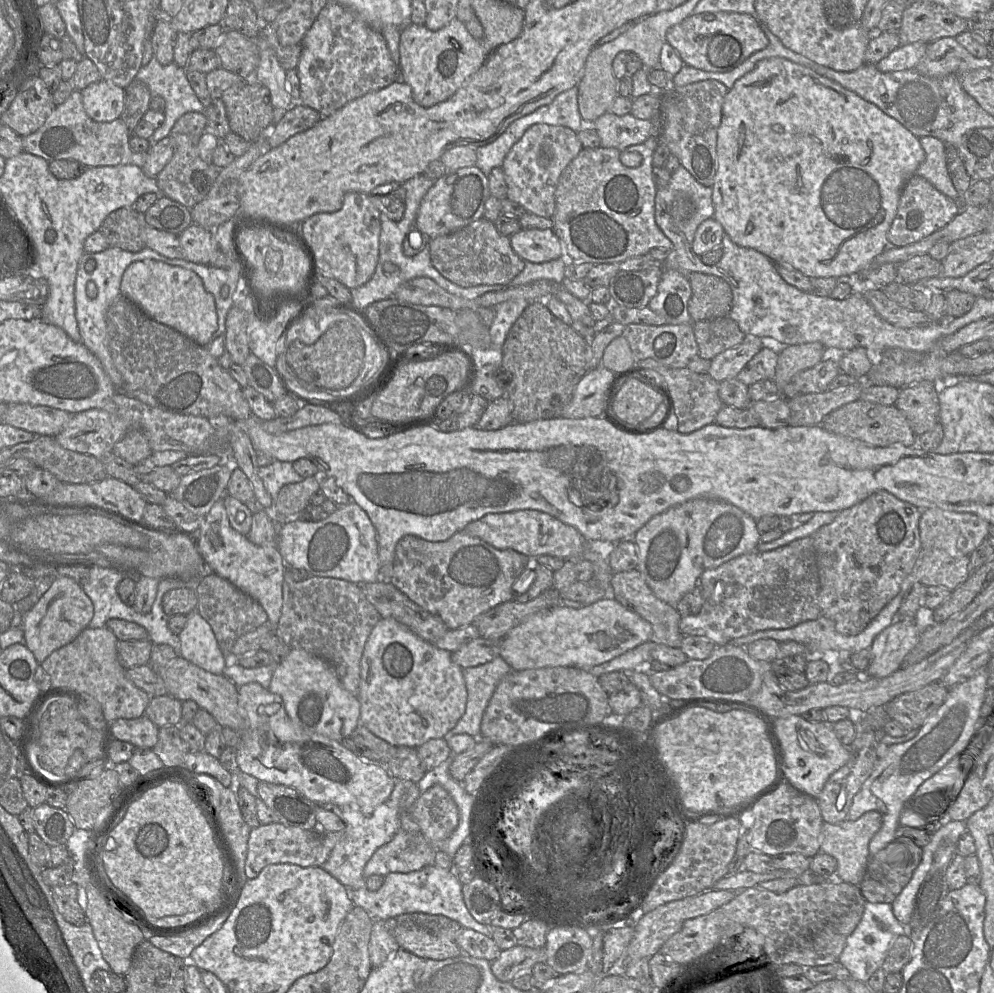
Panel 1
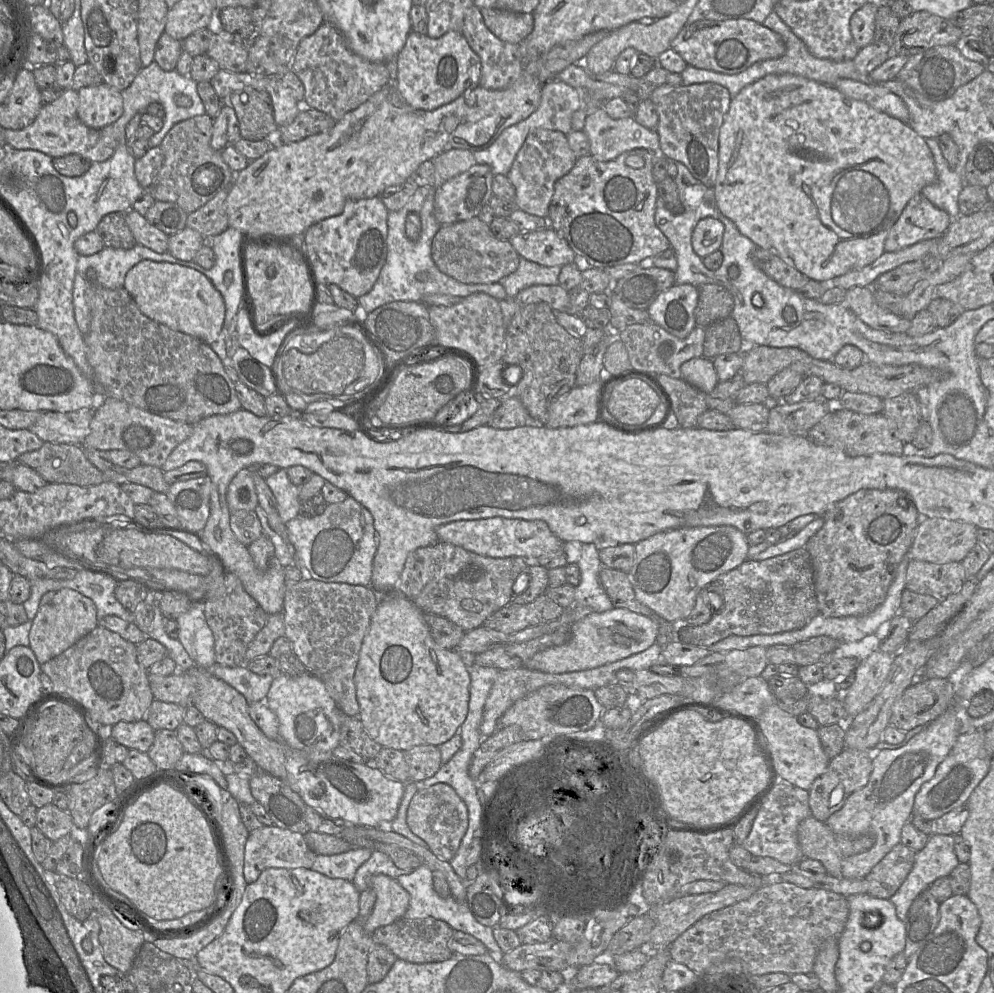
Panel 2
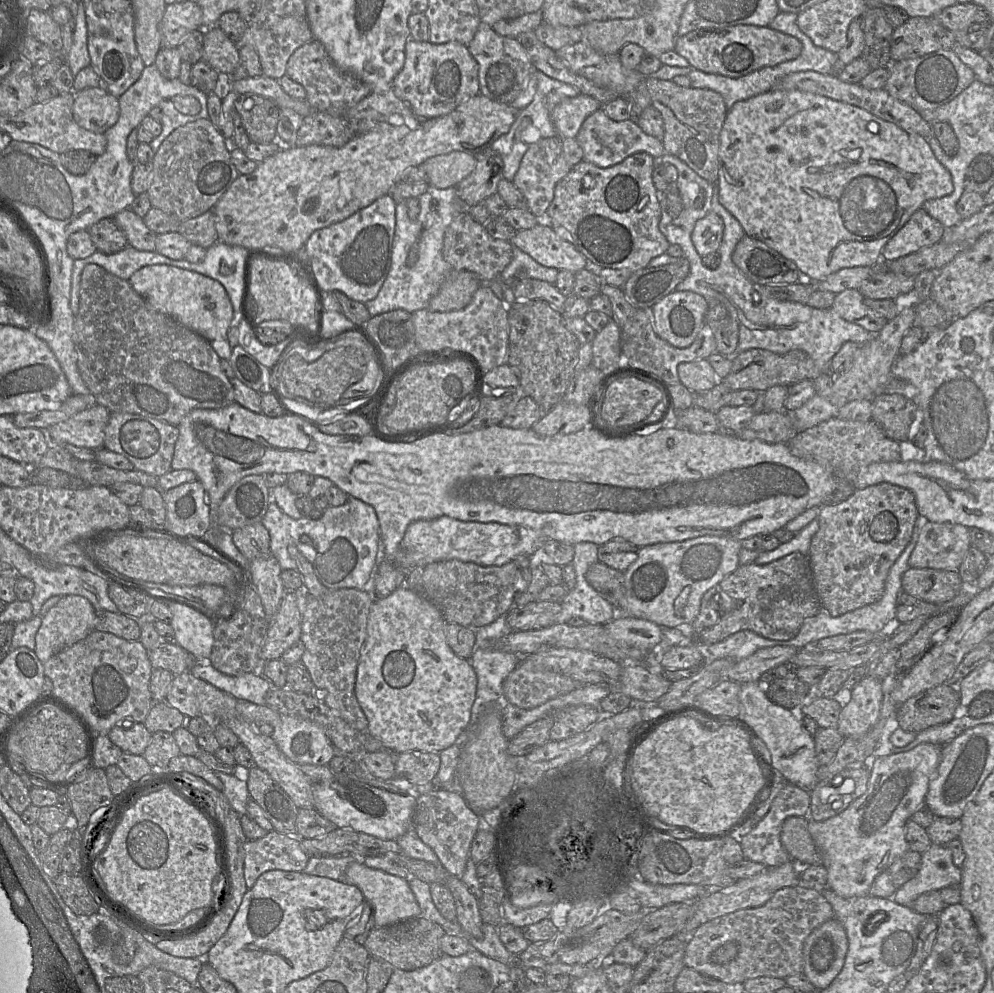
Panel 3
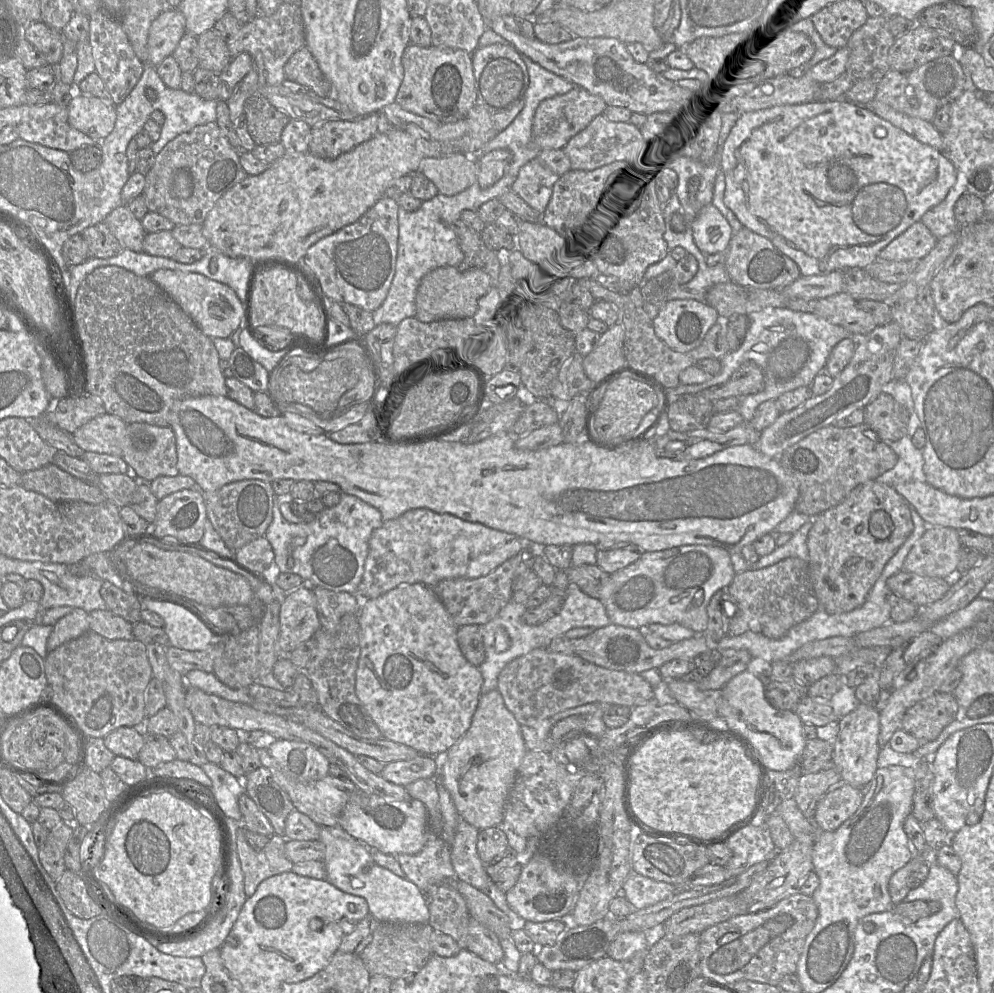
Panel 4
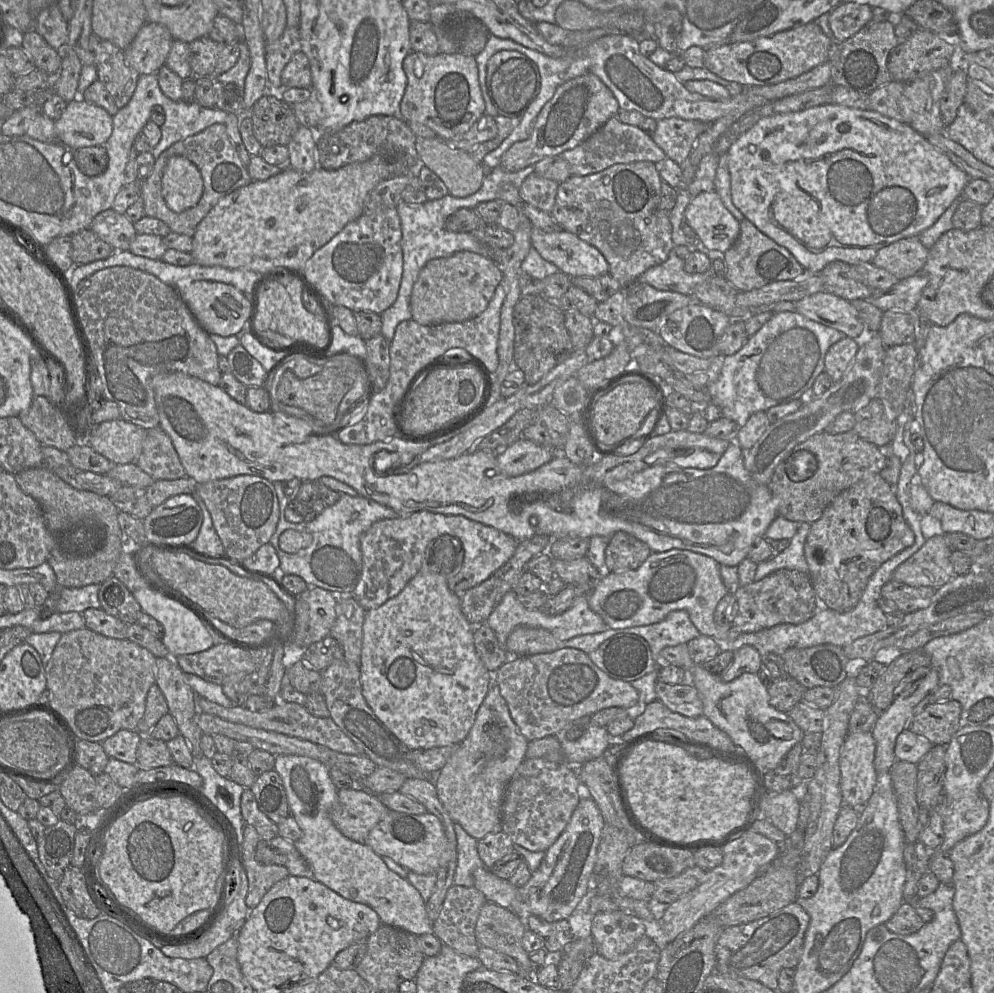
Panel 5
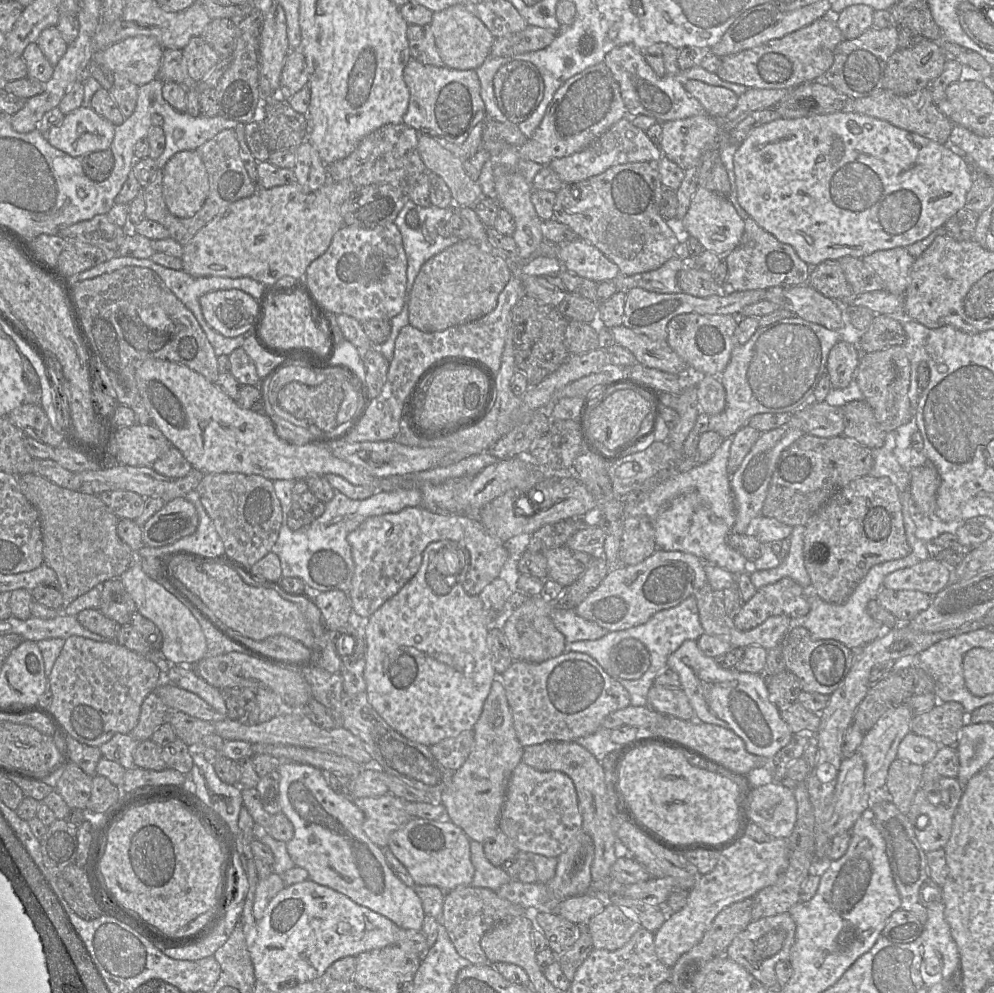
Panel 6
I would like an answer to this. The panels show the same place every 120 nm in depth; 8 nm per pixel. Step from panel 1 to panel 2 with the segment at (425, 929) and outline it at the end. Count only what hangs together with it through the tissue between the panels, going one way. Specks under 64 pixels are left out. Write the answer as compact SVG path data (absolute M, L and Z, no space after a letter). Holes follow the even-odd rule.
M433 917L405 919L382 926L372 933L374 943L385 946L397 958L410 963L430 963L448 960L453 952L448 947L448 940L453 929L444 921Z

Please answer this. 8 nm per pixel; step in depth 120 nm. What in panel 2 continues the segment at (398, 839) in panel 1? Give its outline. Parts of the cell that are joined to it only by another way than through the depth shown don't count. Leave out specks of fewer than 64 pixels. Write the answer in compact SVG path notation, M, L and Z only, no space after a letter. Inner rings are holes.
M373 851L370 858L363 863L356 871L351 881L359 892L369 887L369 879L373 875L384 874L396 879L401 875L409 875L415 869L400 869L392 859L381 851Z

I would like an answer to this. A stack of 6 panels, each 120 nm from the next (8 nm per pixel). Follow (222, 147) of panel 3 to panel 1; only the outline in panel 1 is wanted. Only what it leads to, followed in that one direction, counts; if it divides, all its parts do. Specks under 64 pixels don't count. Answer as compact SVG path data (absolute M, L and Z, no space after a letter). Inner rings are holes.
M204 112L185 113L175 122L169 135L174 154L156 177L162 195L189 209L207 196L219 173L214 164L204 162L199 156L198 143L205 132L206 124L207 118Z

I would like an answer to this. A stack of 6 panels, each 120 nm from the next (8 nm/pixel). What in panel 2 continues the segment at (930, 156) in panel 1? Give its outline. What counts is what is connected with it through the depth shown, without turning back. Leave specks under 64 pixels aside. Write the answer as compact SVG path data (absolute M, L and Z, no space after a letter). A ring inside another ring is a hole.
M927 138L926 143L931 150L935 162L937 180L925 186L922 194L936 207L948 213L953 220L961 214L958 197L965 182L956 168L951 169L945 160L936 138Z

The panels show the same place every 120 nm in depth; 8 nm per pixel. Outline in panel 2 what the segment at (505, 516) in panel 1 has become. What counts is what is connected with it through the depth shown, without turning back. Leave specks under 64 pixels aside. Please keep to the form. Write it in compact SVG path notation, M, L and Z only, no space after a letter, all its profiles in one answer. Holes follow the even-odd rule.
M504 517L454 521L440 525L436 529L436 533L440 542L460 546L465 550L492 558L511 556L537 558L544 554L563 550L563 544L565 543L542 520L523 520Z

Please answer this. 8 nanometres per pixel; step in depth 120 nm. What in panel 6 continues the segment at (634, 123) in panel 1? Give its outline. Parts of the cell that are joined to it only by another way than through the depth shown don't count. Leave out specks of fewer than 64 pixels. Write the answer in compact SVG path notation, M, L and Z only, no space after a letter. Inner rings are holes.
M624 117L602 133L590 145L570 156L555 159L548 166L564 184L572 184L604 173L609 168L626 163L648 162L656 164L663 153L642 129L634 126L630 117Z

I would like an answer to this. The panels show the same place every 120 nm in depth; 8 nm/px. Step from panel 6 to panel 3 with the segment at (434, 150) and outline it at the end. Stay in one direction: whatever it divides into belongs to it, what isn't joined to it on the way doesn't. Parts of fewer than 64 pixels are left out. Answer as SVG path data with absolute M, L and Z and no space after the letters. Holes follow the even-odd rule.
M452 151L425 160L420 166L426 174L426 181L432 187L446 189L456 187L475 168L475 156Z

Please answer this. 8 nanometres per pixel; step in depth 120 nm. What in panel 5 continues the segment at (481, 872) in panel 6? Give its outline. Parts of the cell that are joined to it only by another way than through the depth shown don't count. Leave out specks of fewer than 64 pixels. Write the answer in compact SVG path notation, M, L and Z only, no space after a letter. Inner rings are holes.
M454 822L454 831L457 839L457 866L453 884L474 887L473 872L479 867L485 867L478 853L478 840L469 835L457 822Z

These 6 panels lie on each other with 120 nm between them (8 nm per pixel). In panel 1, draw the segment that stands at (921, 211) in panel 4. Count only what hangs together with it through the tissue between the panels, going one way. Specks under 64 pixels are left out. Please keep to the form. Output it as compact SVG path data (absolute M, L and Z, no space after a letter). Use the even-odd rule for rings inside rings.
M780 57L767 58L759 61L752 71L739 78L733 87L728 90L723 102L722 118L717 132L717 170L712 186L712 203L714 206L713 217L722 225L724 232L738 246L755 249L768 257L772 262L790 265L809 278L833 277L837 279L841 276L851 276L853 274L863 273L872 265L874 258L888 247L887 234L896 216L901 192L907 181L916 174L917 169L924 162L926 157L919 138L897 120L884 113L879 107L862 99L859 95L847 90L840 84L817 74L811 69Z

